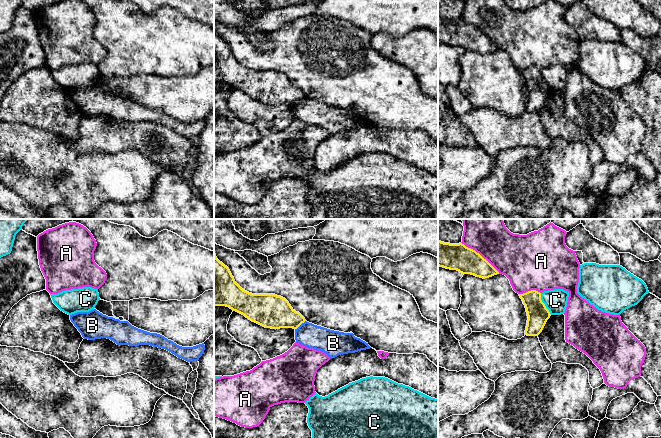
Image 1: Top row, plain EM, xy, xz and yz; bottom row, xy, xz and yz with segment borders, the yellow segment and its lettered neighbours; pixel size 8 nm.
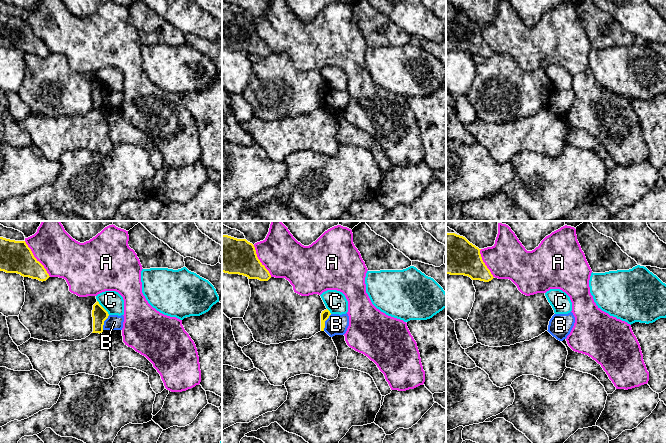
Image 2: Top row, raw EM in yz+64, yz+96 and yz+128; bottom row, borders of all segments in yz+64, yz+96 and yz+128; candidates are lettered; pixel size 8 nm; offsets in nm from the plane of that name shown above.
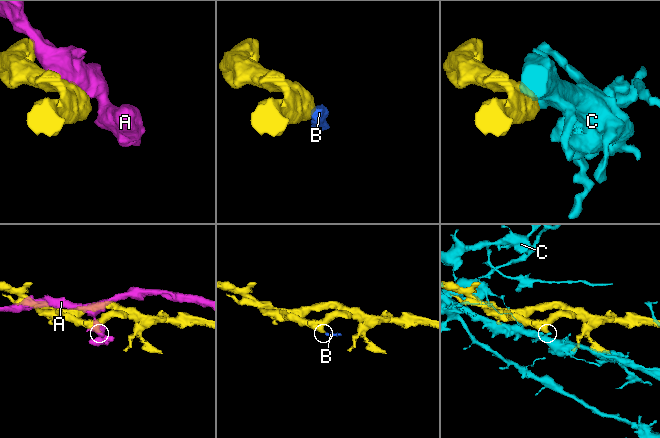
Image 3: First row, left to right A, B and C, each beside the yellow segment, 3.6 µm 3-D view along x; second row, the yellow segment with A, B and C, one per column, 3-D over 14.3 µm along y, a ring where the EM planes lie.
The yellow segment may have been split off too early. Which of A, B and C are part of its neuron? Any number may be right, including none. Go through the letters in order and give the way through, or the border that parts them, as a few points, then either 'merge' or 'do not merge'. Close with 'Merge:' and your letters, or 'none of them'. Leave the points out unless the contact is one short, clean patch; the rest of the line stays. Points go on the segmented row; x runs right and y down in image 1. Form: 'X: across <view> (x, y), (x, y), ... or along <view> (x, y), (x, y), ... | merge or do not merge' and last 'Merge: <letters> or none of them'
A: do not merge
B: along xz (305, 320), (295, 329) | do not merge
C: do not merge
Merge: none of them

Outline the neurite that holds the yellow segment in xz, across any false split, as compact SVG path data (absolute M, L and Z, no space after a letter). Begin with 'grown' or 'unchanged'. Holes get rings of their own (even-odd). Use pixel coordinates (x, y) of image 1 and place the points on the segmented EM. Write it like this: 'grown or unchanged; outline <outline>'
unchanged; outline M214 252L214 306L226 306L265 328L297 329L306 320L289 302L275 294L252 294L243 290L234 280L229 268L220 262Z

